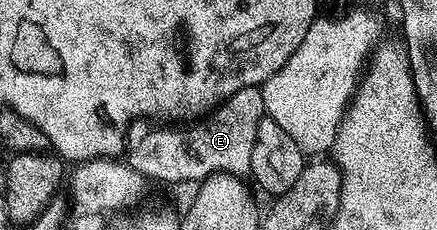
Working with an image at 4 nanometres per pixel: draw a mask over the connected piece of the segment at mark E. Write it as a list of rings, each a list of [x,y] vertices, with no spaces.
[[[257,85],[245,87],[215,109],[211,121],[207,122],[207,125],[198,125],[198,127],[189,127],[188,129],[160,127],[144,132],[139,137],[140,141],[136,143],[135,150],[131,154],[129,154],[130,152],[126,154],[126,164],[130,165],[133,171],[141,174],[148,182],[168,181],[171,185],[179,185],[182,181],[198,183],[205,180],[206,177],[212,177],[214,173],[246,174],[250,170],[253,159],[253,143],[257,143],[257,127],[264,115],[262,88]]]

